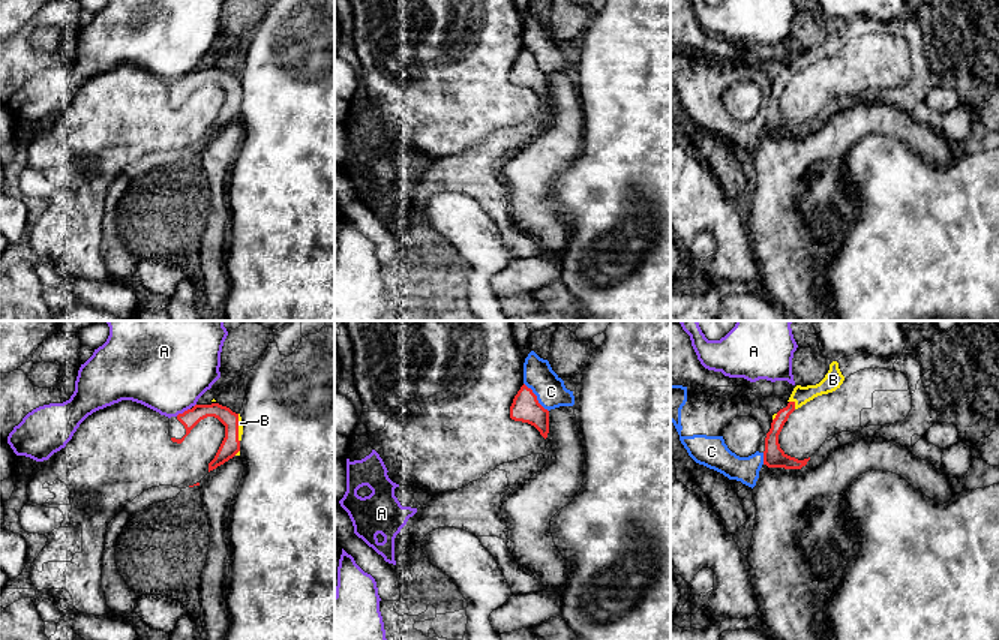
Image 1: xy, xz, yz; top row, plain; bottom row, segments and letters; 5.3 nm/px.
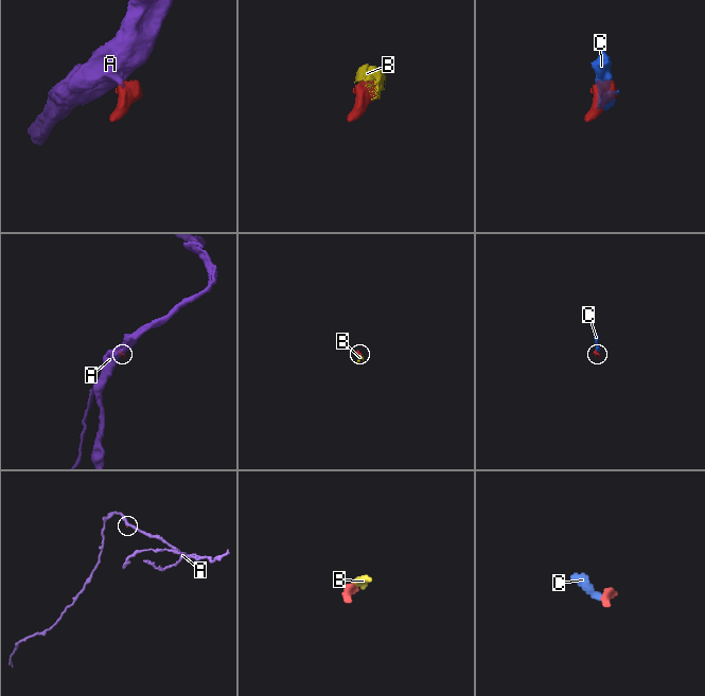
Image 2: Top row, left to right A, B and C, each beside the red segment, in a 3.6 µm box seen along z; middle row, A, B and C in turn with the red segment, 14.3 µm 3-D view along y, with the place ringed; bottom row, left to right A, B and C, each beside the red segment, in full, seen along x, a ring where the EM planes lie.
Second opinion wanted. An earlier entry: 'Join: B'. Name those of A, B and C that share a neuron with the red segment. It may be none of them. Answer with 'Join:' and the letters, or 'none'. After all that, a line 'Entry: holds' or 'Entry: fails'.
Join: B
Entry: holds

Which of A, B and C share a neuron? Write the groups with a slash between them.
A / B / C

